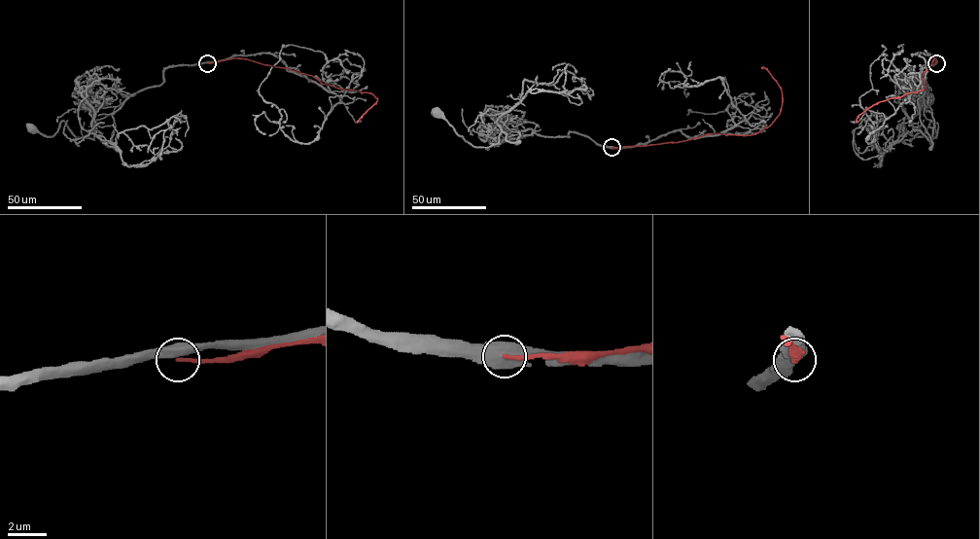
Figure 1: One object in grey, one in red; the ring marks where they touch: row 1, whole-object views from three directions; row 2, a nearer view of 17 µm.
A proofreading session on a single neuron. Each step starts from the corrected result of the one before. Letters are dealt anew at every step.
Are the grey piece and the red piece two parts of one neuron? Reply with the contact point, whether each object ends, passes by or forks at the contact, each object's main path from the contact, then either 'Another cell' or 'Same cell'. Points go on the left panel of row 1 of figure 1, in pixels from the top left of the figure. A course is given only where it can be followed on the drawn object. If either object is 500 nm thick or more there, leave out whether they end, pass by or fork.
Place: (207, 63). Course of grey: (207, 63), (166, 68), (160, 85), (101, 104), (92, 139), (77, 137), (63, 121), (52, 136), (30, 127). Course of red: (207, 63), (246, 58), (310, 75), (323, 84), (370, 93), (377, 101), (357, 122). Another cell

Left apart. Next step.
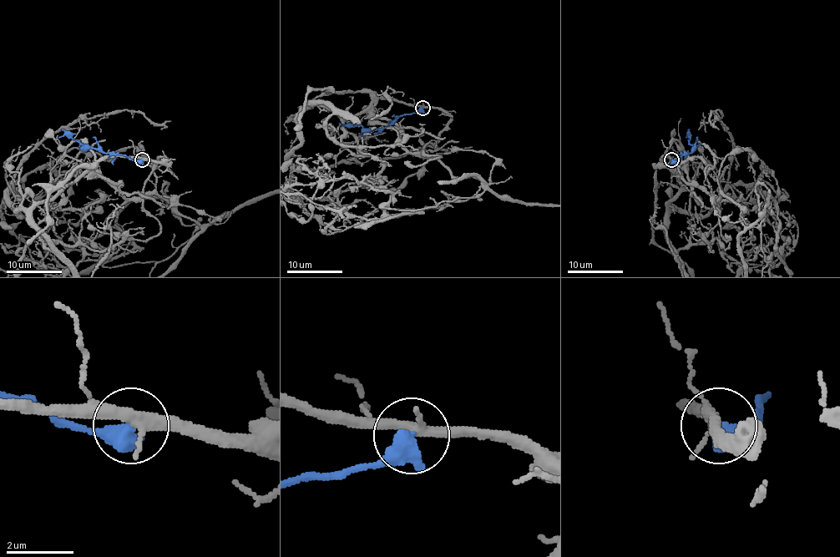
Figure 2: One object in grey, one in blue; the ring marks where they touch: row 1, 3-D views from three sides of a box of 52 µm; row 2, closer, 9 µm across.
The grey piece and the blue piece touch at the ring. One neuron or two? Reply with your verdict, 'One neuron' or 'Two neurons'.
Two neurons

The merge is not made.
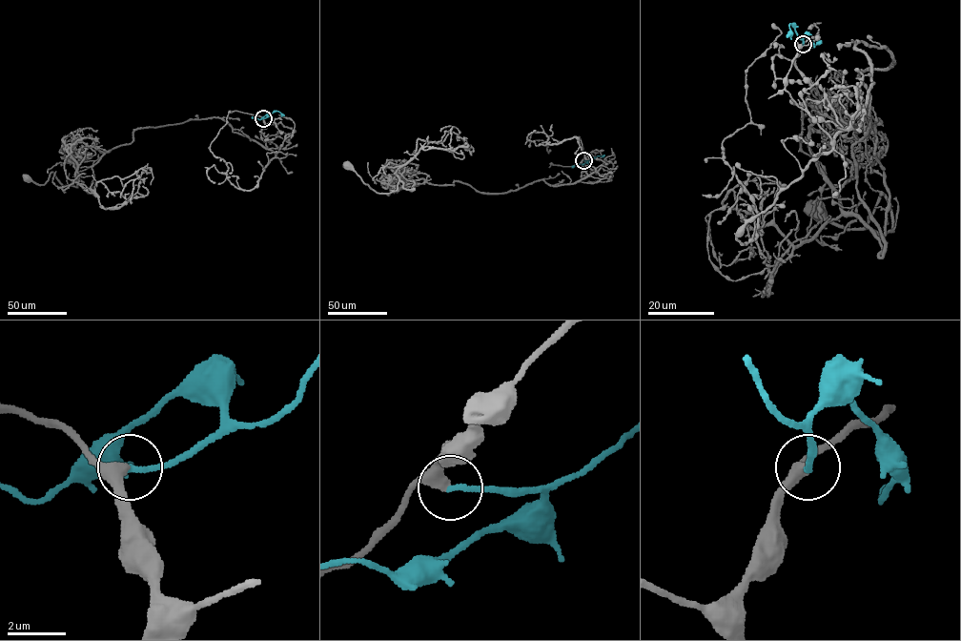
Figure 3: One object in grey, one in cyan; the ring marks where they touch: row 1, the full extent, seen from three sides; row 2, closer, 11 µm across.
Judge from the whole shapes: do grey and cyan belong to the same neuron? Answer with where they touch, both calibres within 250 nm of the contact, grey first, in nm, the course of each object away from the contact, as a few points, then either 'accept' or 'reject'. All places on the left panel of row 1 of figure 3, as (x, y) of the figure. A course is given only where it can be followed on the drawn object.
place (263, 118); calibres 360 and 180 nm; course grey (263, 118), (266, 149), (219, 118), (189, 119), (83, 158), (76, 186), (26, 177); course cyan (263, 118), (276, 111), (284, 115); accept

